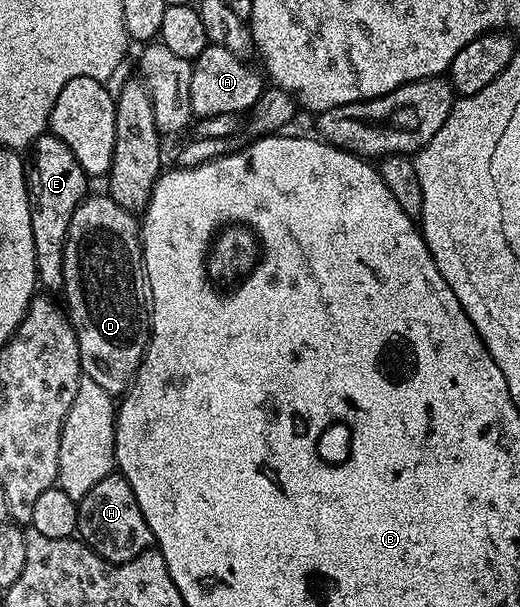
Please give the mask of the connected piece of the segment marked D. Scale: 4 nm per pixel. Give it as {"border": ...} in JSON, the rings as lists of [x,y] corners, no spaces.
{"border":[[[106,194],[88,195],[79,203],[77,210],[73,210],[65,242],[61,295],[67,299],[65,311],[77,338],[82,375],[93,378],[93,382],[97,382],[97,386],[101,386],[106,392],[126,392],[147,352],[147,342],[151,334],[149,289],[143,270],[140,221],[132,213],[117,206],[117,202],[113,202]]]}

